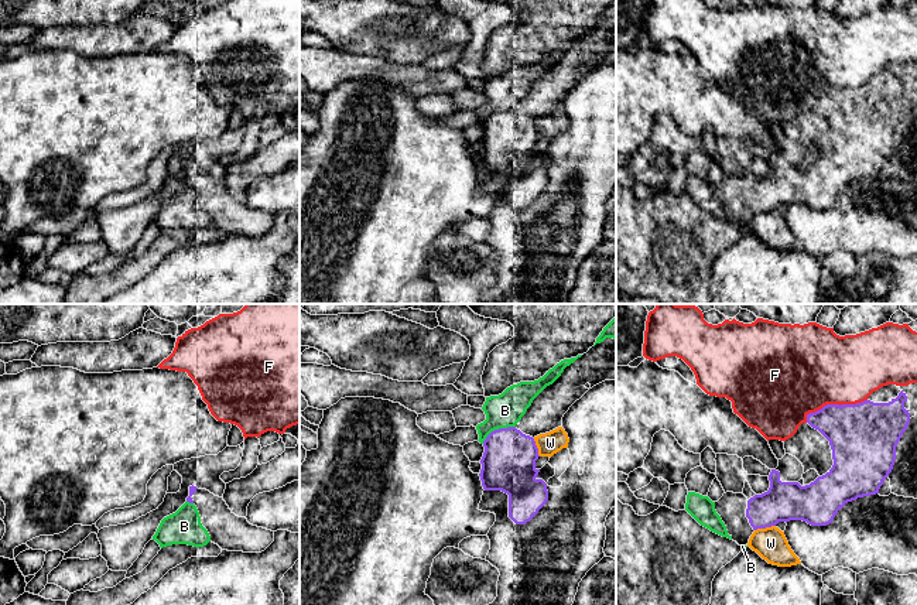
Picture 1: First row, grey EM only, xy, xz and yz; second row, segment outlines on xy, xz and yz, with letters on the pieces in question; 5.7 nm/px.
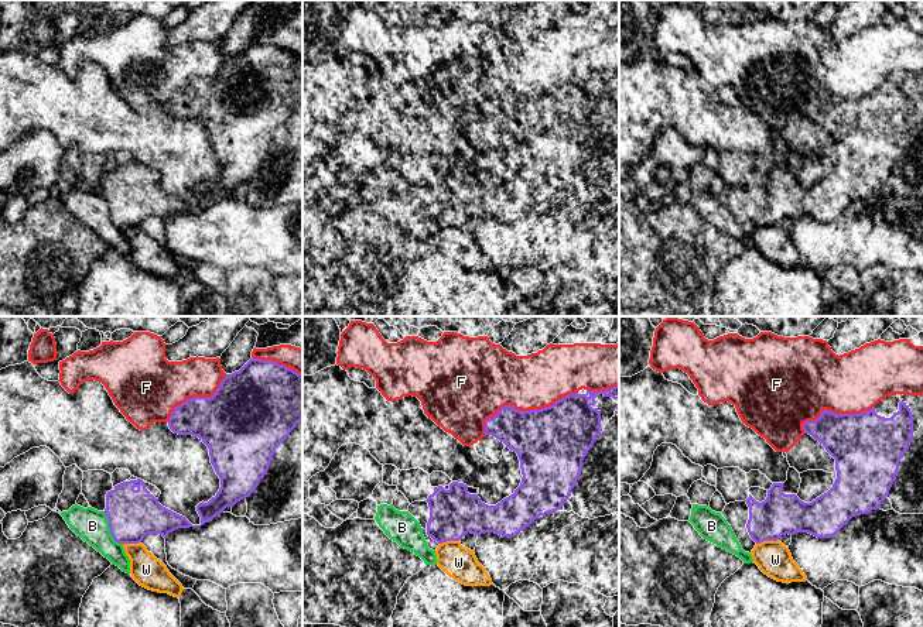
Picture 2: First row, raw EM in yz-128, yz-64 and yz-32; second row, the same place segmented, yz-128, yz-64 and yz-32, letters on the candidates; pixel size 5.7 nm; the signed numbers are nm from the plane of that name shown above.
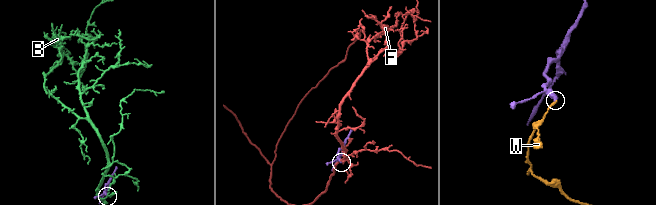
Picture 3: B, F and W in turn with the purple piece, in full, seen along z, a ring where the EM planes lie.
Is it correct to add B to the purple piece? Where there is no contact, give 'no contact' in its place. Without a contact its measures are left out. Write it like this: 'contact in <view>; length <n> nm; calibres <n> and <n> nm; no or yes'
contact in xz; length 220 nm; calibres 300 and 190 nm; no

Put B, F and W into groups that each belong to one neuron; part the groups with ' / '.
B / F / W

